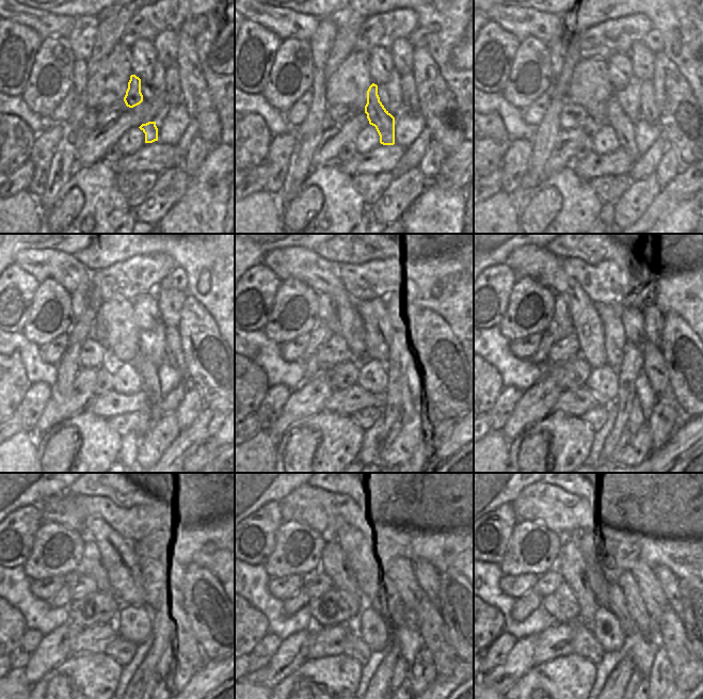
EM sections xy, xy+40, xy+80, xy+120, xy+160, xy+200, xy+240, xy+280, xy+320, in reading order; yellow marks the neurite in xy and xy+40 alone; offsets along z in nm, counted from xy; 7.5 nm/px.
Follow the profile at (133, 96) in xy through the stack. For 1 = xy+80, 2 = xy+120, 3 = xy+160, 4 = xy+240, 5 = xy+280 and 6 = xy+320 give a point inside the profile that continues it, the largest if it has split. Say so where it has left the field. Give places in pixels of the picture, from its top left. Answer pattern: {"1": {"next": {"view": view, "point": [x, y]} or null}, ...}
{"1": {"next": {"view": "xy+80", "point": [616, 117]}}, "2": {"next": {"view": "xy+120", "point": [148, 372]}}, "3": {"next": {"view": "xy+160", "point": [393, 393]}}, "4": {"next": {"view": "xy+240", "point": [161, 669]}}, "5": {"next": {"view": "xy+280", "point": [400, 671]}}, "6": {"next": {"view": "xy+320", "point": [635, 680]}}}

